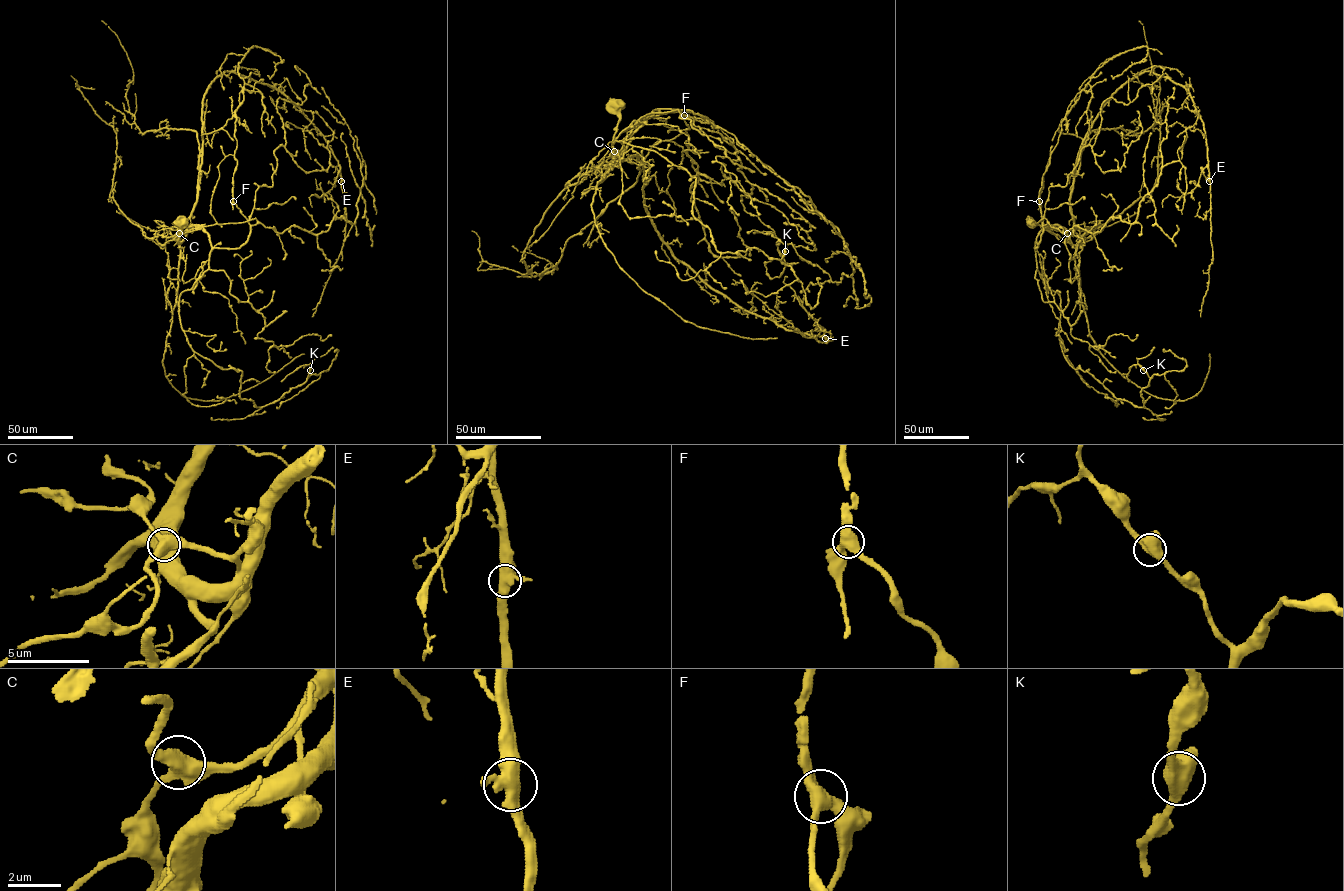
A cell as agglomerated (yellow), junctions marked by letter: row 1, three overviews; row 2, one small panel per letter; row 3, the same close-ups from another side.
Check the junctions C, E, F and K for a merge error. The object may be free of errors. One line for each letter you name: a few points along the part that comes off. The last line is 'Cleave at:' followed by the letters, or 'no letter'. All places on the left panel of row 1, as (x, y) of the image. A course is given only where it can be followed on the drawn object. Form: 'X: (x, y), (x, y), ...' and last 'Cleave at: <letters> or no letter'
Cleave at: no letter

